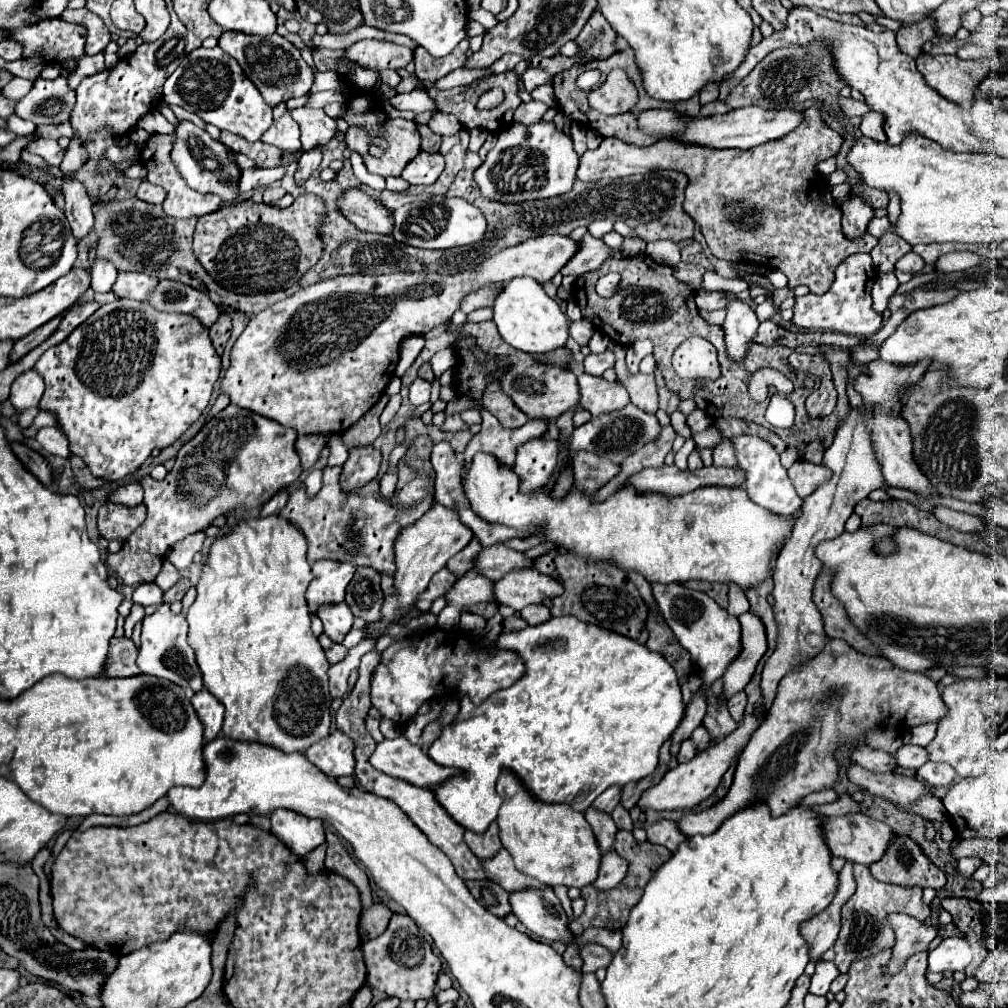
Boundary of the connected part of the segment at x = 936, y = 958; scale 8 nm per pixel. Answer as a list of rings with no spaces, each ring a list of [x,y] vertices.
[[[946,937],[936,949],[928,953],[930,971],[964,971],[972,961],[972,949],[964,937]]]

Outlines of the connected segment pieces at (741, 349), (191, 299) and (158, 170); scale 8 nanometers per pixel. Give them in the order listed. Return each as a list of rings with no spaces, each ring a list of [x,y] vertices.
[[[722,291],[726,303],[726,321],[724,321],[724,331],[726,331],[726,347],[728,355],[734,361],[742,361],[746,355],[746,345],[748,341],[754,339],[758,331],[758,317],[754,309],[746,303],[742,303],[736,297],[730,297],[728,291]]]
[[[162,279],[150,293],[150,305],[164,313],[190,313],[196,315],[206,327],[210,327],[218,315],[220,309],[210,301],[210,297],[202,291],[192,289],[190,285]]]
[[[154,133],[148,137],[148,141],[144,143],[140,155],[138,155],[138,161],[140,165],[144,165],[148,169],[148,181],[154,183],[154,185],[160,185],[164,191],[166,191],[166,199],[162,203],[164,207],[164,213],[170,215],[170,217],[176,217],[176,219],[186,219],[186,217],[192,217],[192,215],[208,215],[208,213],[214,213],[216,209],[220,209],[220,199],[218,195],[202,195],[190,187],[186,187],[186,181],[182,179],[182,175],[178,173],[178,169],[174,167],[174,163],[170,161],[170,149],[172,149],[172,141],[174,141],[174,135],[164,135],[164,133]]]

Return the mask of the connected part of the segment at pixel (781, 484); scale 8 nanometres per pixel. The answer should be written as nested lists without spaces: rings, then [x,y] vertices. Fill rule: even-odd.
[[[738,435],[732,439],[734,445],[734,453],[738,459],[738,467],[742,467],[746,471],[747,481],[745,483],[748,496],[754,503],[760,507],[766,507],[778,515],[788,515],[788,513],[796,513],[802,507],[802,499],[798,497],[798,493],[794,491],[786,469],[780,462],[778,451],[774,451],[774,447],[770,443],[766,443],[760,437],[752,437],[752,435]]]

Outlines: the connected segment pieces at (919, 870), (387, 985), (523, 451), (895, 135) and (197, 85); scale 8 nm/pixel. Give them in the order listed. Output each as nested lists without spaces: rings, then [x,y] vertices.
[[[894,835],[886,855],[880,863],[870,865],[876,879],[904,887],[932,887],[942,889],[946,883],[944,871],[938,869],[922,851],[922,847],[908,835]]]
[[[392,913],[392,919],[382,935],[376,939],[368,939],[362,945],[364,961],[368,967],[368,985],[386,993],[388,997],[398,999],[428,999],[434,995],[436,977],[440,973],[440,957],[432,953],[432,947],[426,943],[418,925],[402,913]]]
[[[542,437],[522,443],[516,451],[514,471],[522,479],[522,491],[532,491],[548,483],[558,463],[558,441]]]
[[[792,7],[788,15],[788,29],[774,32],[749,49],[746,59],[740,63],[734,75],[720,83],[720,99],[724,99],[730,93],[730,87],[736,87],[752,71],[752,67],[774,49],[794,45],[810,47],[814,43],[822,43],[834,59],[834,71],[838,73],[838,77],[848,87],[858,89],[864,95],[870,111],[884,115],[884,133],[890,143],[898,143],[906,133],[918,131],[920,135],[936,141],[938,145],[950,151],[992,153],[988,145],[984,145],[978,137],[966,131],[962,109],[926,85],[924,77],[916,71],[914,59],[898,49],[894,37],[894,31],[888,29],[874,33],[860,25],[832,21],[806,7]]]
[[[198,47],[186,55],[176,71],[166,79],[162,97],[168,105],[180,105],[206,123],[238,133],[248,141],[258,141],[272,123],[272,107],[262,99],[262,95],[258,95],[258,89],[250,79],[246,79],[236,59],[226,55],[220,47]]]

